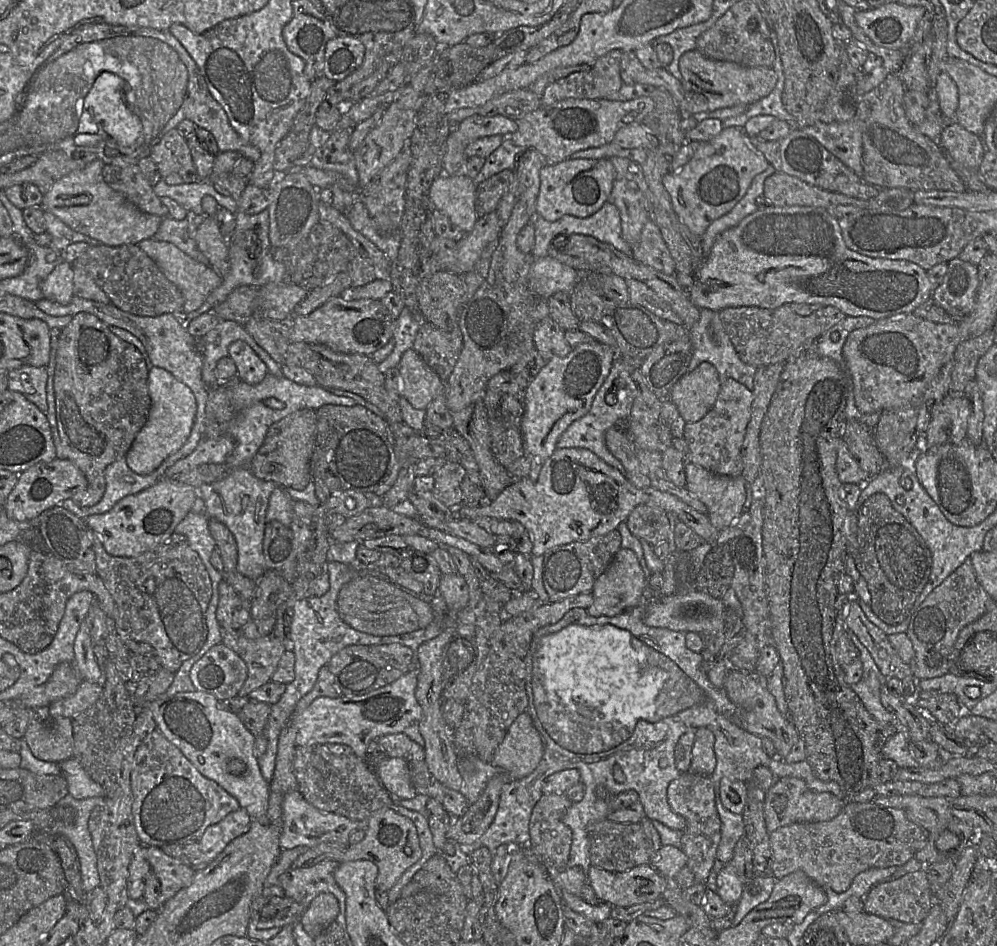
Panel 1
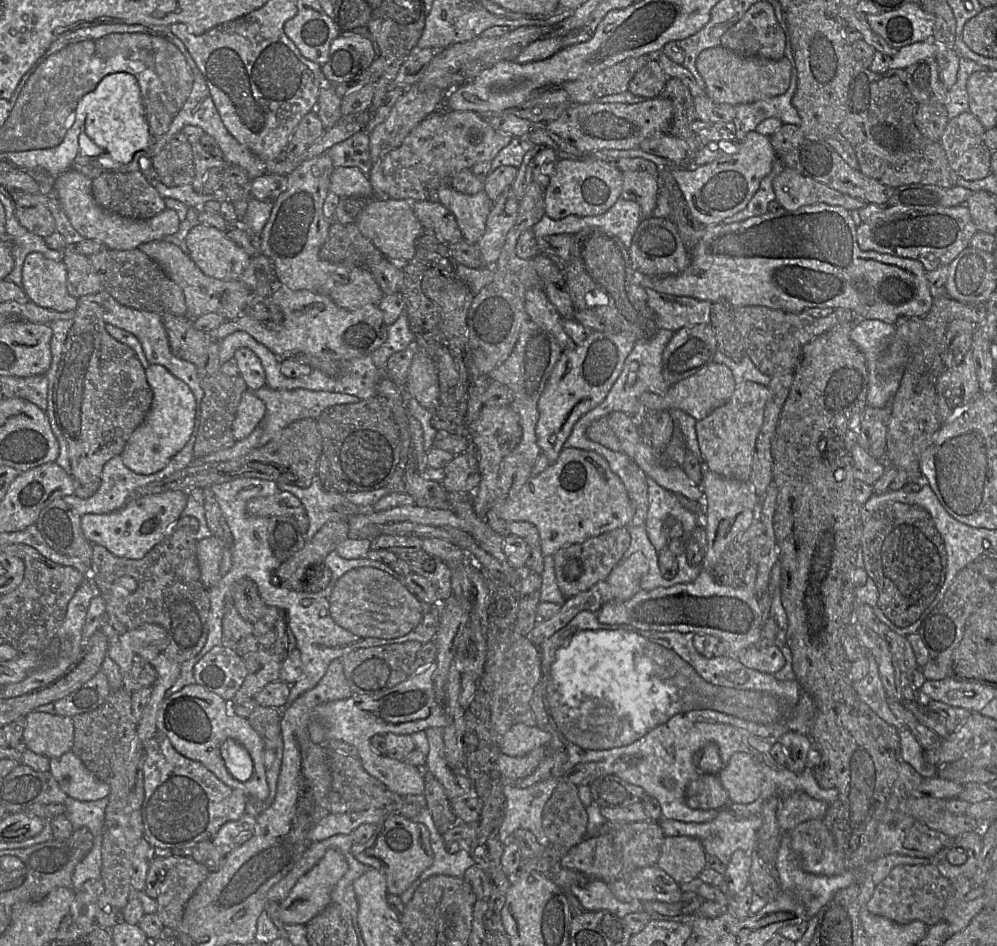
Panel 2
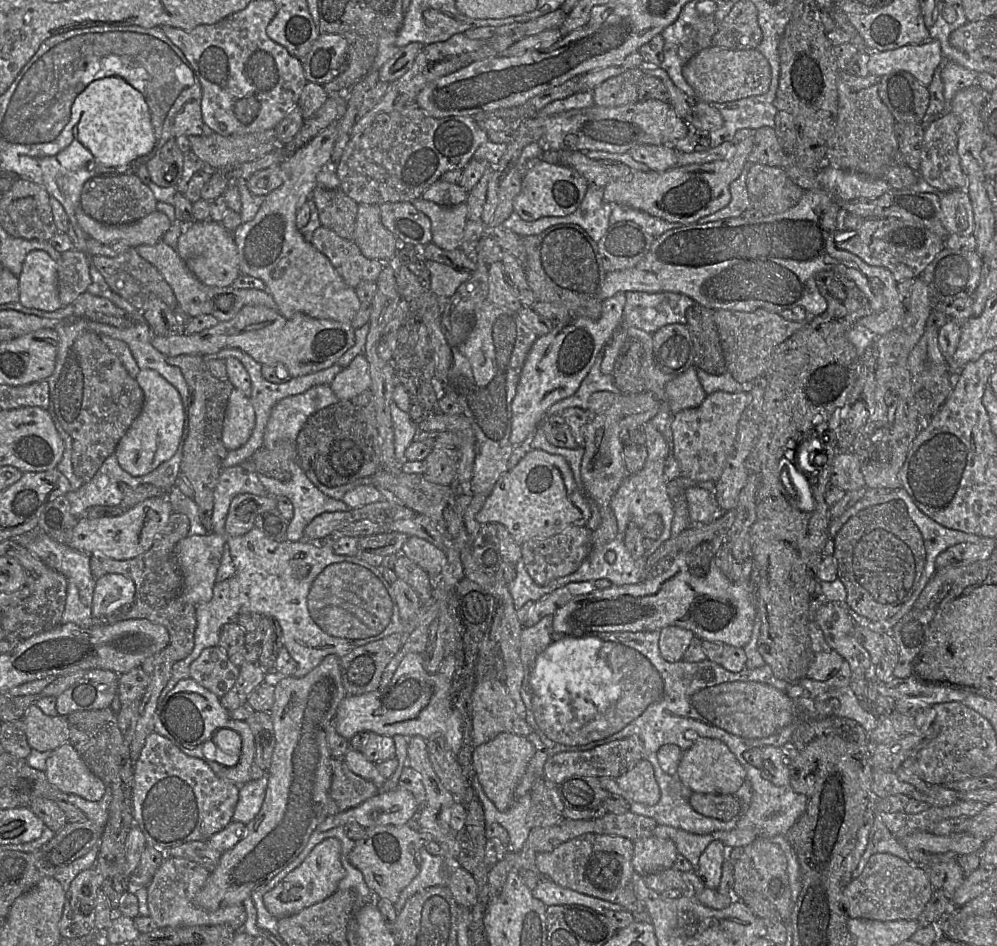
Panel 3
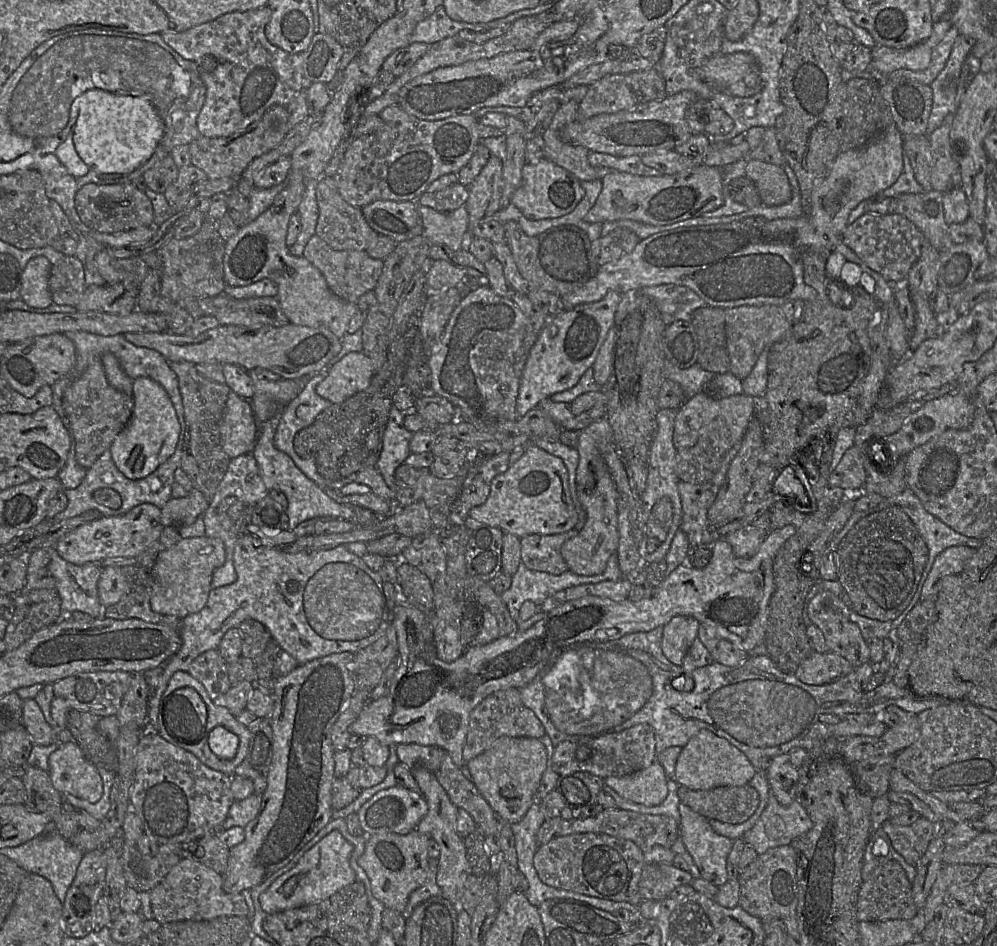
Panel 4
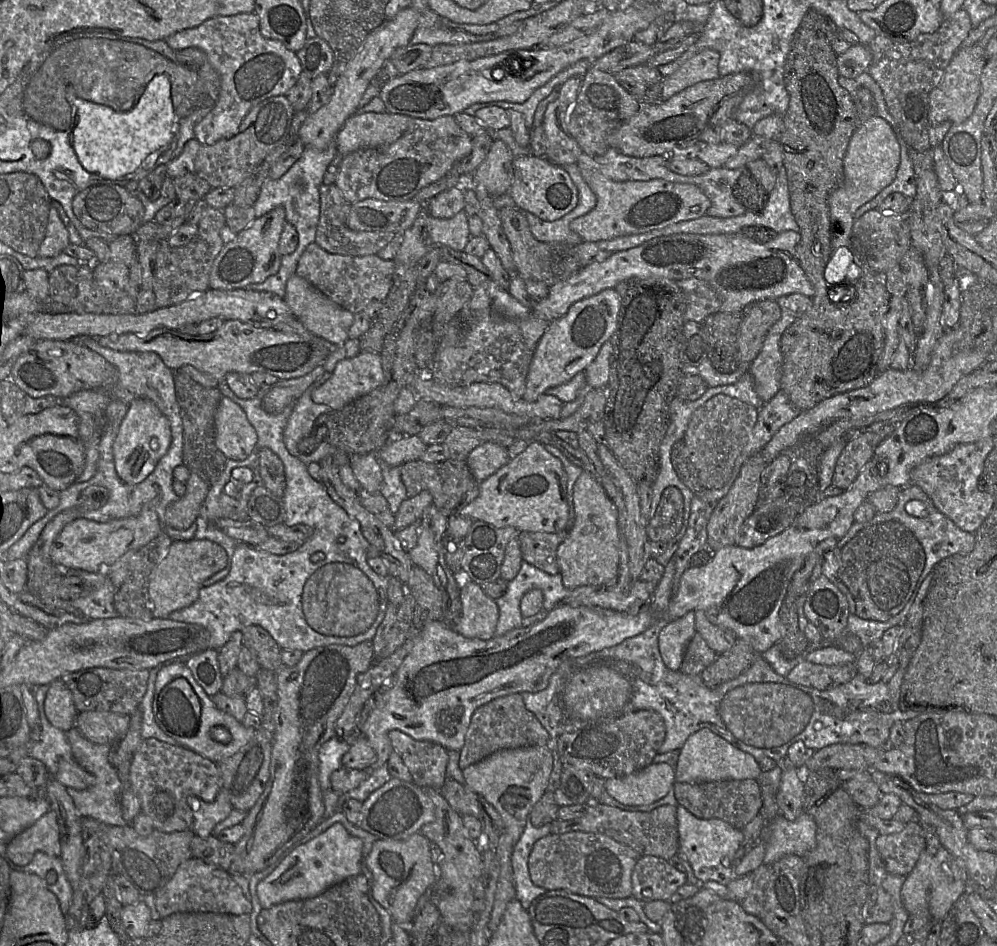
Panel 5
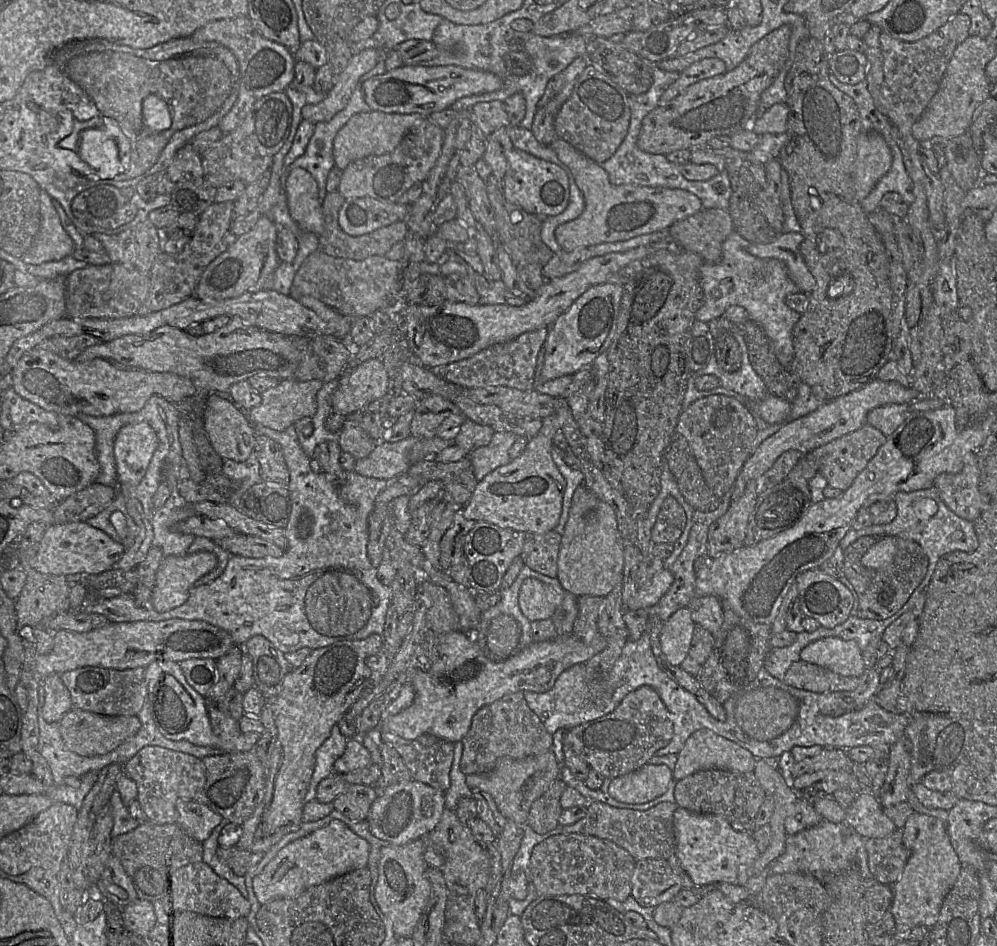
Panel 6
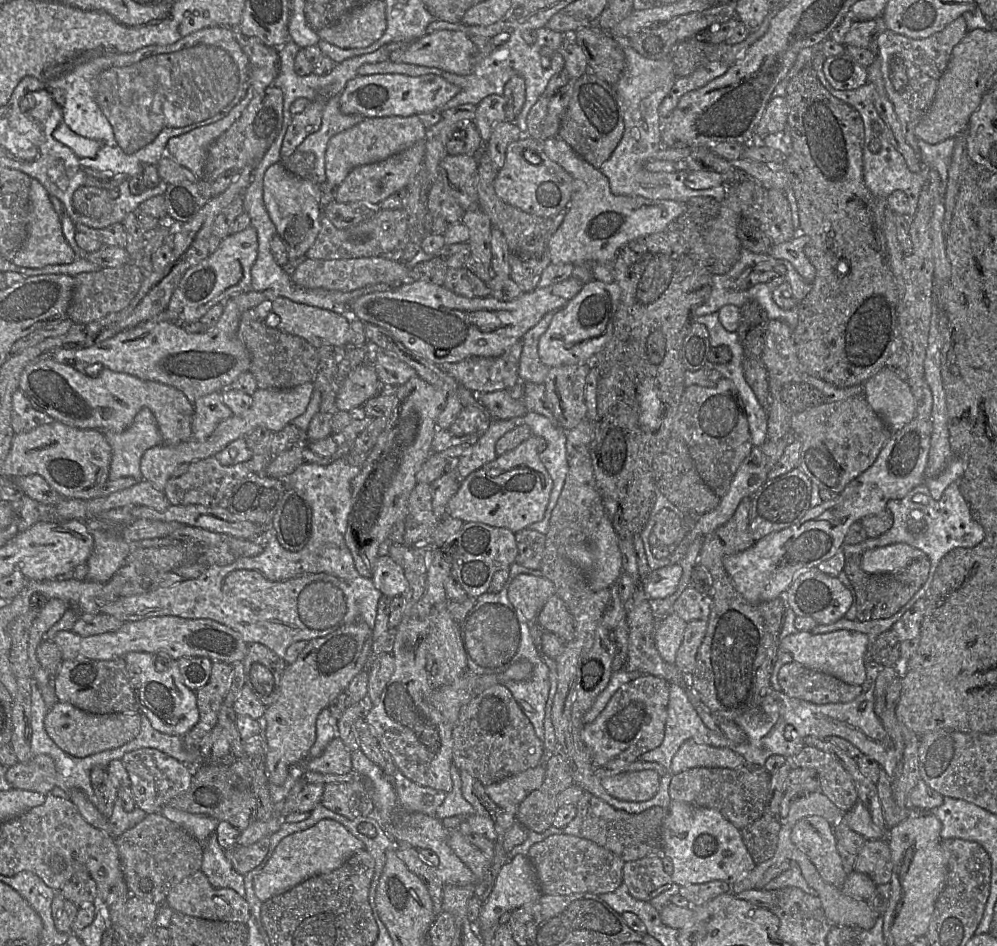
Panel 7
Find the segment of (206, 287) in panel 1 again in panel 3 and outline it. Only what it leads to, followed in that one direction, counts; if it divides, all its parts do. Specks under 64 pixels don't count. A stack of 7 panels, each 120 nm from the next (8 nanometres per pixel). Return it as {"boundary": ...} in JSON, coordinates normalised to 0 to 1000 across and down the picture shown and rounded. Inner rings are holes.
{"boundary":[[[162,254],[154,259],[137,260],[136,264],[142,273],[155,281],[162,290],[177,313],[181,330],[188,336],[212,332],[220,339],[229,339],[248,322],[264,322],[275,328],[278,327],[275,316],[267,307],[238,305],[233,301],[218,303],[203,299],[180,271],[178,263],[168,259]]]}

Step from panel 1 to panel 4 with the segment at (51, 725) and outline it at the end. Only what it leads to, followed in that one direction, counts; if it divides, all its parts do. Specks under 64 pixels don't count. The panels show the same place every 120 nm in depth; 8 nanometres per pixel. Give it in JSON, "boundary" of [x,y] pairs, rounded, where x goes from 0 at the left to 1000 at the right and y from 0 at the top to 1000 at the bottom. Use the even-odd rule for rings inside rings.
{"boundary":[[[34,739],[23,741],[22,766],[33,788],[48,789],[57,783],[57,772],[46,763],[41,748]]]}

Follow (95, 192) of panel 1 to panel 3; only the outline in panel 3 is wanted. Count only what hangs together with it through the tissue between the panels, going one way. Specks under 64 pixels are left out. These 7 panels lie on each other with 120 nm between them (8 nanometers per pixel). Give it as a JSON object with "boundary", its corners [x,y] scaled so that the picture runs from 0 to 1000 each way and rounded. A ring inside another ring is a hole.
{"boundary":[[[81,210],[80,219],[76,223],[76,230],[89,252],[103,258],[123,257],[130,262],[156,258],[162,254],[174,236],[166,226],[156,222],[133,236],[104,237],[96,234],[82,222]]]}

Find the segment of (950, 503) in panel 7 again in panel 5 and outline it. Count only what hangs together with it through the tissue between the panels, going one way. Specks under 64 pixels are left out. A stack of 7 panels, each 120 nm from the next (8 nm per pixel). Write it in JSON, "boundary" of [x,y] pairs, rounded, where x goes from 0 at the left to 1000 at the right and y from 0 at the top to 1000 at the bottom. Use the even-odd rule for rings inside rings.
{"boundary":[[[911,513],[903,518],[900,534],[894,541],[879,542],[873,551],[867,553],[857,551],[851,562],[841,572],[840,578],[844,580],[864,560],[890,551],[900,551],[909,556],[916,562],[927,580],[929,596],[920,619],[923,616],[925,618],[931,607],[937,603],[944,592],[957,586],[971,586],[978,578],[977,563],[966,561],[959,556],[956,551],[937,535],[931,523],[920,513]]]}

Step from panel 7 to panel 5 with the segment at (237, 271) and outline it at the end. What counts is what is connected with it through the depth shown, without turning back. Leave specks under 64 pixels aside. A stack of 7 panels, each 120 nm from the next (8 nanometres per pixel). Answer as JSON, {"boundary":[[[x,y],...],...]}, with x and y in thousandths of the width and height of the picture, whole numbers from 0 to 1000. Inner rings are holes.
{"boundary":[[[278,219],[257,230],[238,247],[236,254],[225,258],[212,284],[211,304],[245,305],[252,300],[265,298],[270,292],[277,290],[282,281],[283,270],[280,266],[280,256],[286,236],[286,222],[284,219]]]}

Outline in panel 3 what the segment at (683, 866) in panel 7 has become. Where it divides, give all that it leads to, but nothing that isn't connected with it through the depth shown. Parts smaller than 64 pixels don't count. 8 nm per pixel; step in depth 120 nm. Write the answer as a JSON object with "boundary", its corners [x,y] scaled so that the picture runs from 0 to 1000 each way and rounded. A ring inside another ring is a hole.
{"boundary":[[[717,888],[709,894],[703,904],[699,923],[704,927],[708,938],[719,939],[721,937],[725,922],[725,913],[727,909],[730,909],[730,900],[732,900],[732,896],[737,895],[729,895],[725,890]]]}

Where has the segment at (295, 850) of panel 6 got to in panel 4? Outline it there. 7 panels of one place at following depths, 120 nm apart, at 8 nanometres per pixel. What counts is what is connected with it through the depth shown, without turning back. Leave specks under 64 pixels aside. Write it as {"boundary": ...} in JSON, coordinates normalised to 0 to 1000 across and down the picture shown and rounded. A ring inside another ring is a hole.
{"boundary":[[[335,877],[322,887],[301,907],[289,922],[279,927],[270,939],[262,944],[262,960],[274,966],[294,960],[317,956],[332,948],[341,940],[357,931],[357,923],[351,915],[354,893]]]}

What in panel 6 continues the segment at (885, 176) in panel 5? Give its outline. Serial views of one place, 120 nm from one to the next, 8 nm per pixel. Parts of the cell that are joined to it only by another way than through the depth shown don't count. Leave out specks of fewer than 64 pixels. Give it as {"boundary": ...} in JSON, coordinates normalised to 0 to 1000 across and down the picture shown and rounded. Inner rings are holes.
{"boundary":[[[879,138],[865,140],[860,147],[857,195],[865,212],[894,178],[895,161],[887,145]]]}

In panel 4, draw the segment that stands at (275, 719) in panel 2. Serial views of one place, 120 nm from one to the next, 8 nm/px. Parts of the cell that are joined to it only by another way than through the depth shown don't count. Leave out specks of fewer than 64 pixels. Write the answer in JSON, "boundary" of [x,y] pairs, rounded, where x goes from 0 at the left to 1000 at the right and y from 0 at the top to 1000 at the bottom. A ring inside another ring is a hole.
{"boundary":[[[259,759],[247,768],[252,775],[251,785],[247,799],[237,811],[235,819],[252,823],[254,838],[263,841],[273,801],[273,770],[268,759]]]}

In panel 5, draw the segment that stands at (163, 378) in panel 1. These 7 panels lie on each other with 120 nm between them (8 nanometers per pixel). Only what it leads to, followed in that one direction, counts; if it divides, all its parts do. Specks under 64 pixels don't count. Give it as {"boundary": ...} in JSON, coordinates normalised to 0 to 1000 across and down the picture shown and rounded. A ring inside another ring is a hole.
{"boundary":[[[146,421],[133,423],[128,429],[113,468],[114,492],[119,505],[129,514],[144,508],[168,479],[172,466],[171,446],[156,427]]]}

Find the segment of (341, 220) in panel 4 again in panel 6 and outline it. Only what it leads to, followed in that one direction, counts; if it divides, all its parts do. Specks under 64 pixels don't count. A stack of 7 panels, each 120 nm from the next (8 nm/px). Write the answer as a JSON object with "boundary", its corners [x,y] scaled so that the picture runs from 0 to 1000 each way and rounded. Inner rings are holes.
{"boundary":[[[337,201],[335,203],[327,204],[324,214],[322,215],[325,238],[324,244],[320,248],[319,263],[321,265],[333,272],[361,276],[375,270],[384,271],[395,258],[405,255],[410,243],[406,234],[393,236],[363,249],[351,249],[347,247],[339,236],[340,222],[345,214],[346,209]]]}

